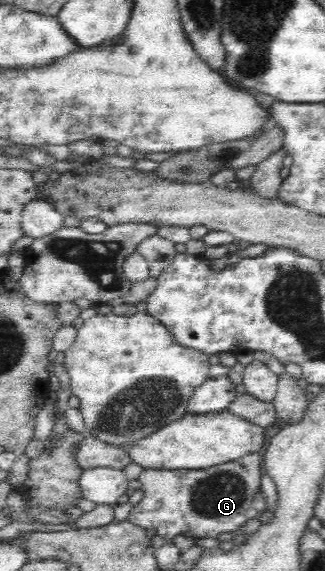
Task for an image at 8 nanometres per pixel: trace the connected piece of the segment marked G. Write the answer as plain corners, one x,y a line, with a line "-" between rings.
259,453
244,455
229,463
199,470
143,470
138,480
142,485
143,496
140,502
132,507
128,520
135,526
155,529
155,535
162,537
166,543
175,535
186,535
196,539
216,538
219,533
231,533
240,529
249,519
255,519
265,511
265,499
261,495
262,458

